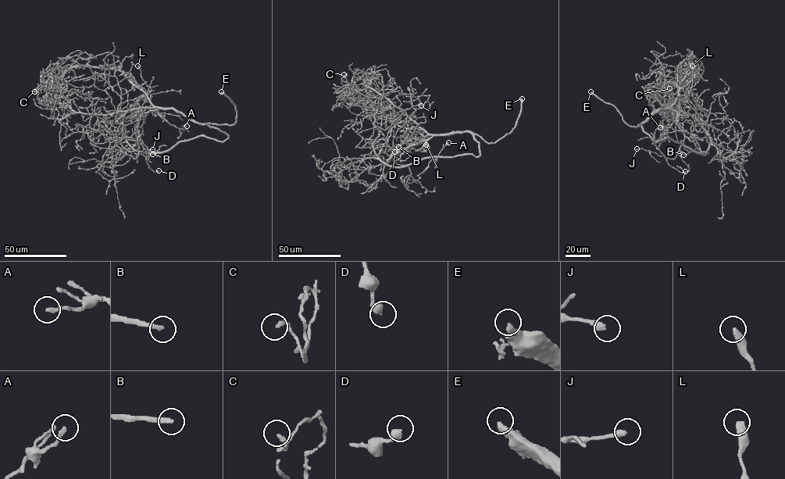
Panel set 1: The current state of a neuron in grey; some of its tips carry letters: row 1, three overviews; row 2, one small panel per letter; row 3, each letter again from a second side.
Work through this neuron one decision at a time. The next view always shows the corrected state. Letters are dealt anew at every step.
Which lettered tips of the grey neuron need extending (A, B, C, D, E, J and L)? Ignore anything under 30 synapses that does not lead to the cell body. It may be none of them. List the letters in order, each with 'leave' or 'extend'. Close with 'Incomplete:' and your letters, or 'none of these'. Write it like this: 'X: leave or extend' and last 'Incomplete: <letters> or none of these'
A: leave
B: extend
C: leave
D: leave
E: extend
J: leave
L: leave
Incomplete: B, E

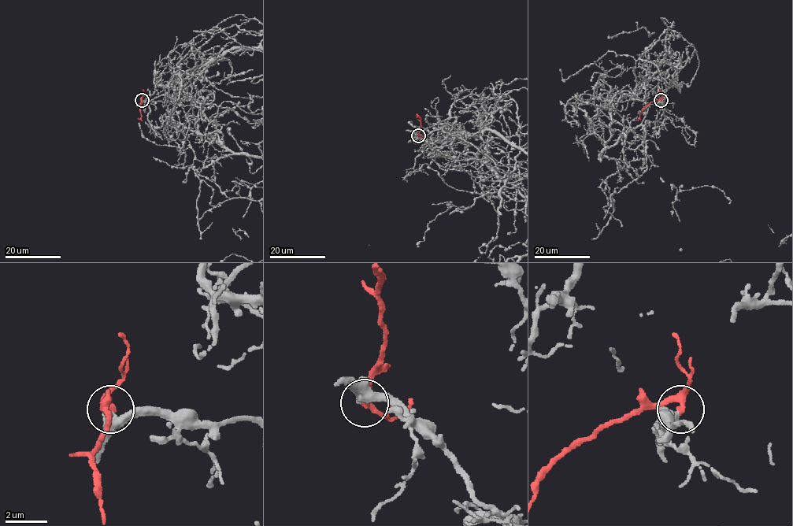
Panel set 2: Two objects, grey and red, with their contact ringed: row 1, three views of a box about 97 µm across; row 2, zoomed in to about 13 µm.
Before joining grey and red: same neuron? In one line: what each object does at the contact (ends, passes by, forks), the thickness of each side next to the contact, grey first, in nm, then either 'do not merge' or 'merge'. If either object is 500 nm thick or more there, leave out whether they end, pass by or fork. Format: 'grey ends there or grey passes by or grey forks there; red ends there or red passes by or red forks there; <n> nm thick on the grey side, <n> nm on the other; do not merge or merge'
grey passes by; red passes by; 320 nm thick on the grey side, 240 nm on the other; merge

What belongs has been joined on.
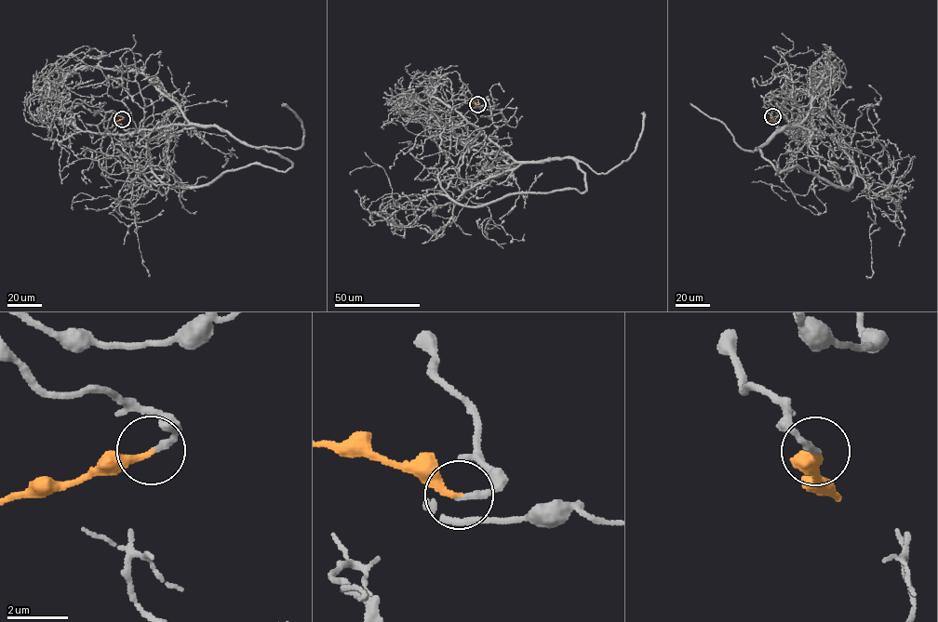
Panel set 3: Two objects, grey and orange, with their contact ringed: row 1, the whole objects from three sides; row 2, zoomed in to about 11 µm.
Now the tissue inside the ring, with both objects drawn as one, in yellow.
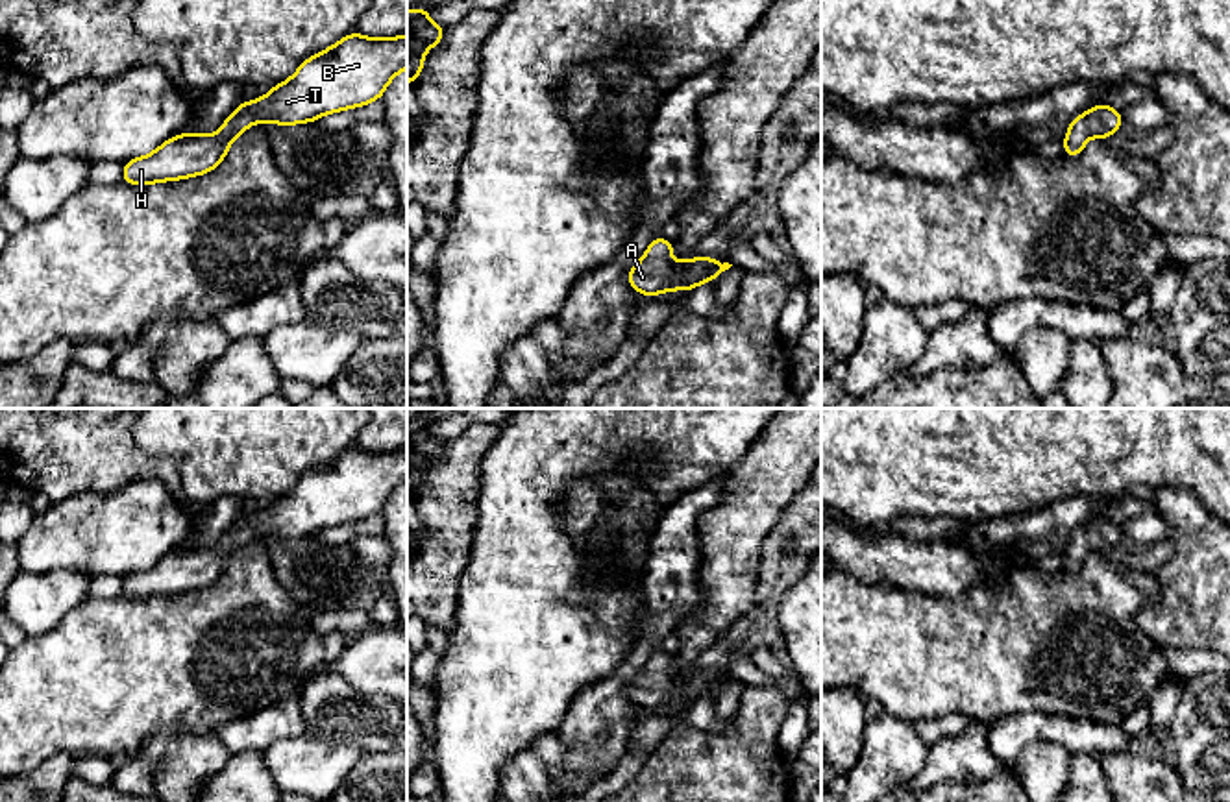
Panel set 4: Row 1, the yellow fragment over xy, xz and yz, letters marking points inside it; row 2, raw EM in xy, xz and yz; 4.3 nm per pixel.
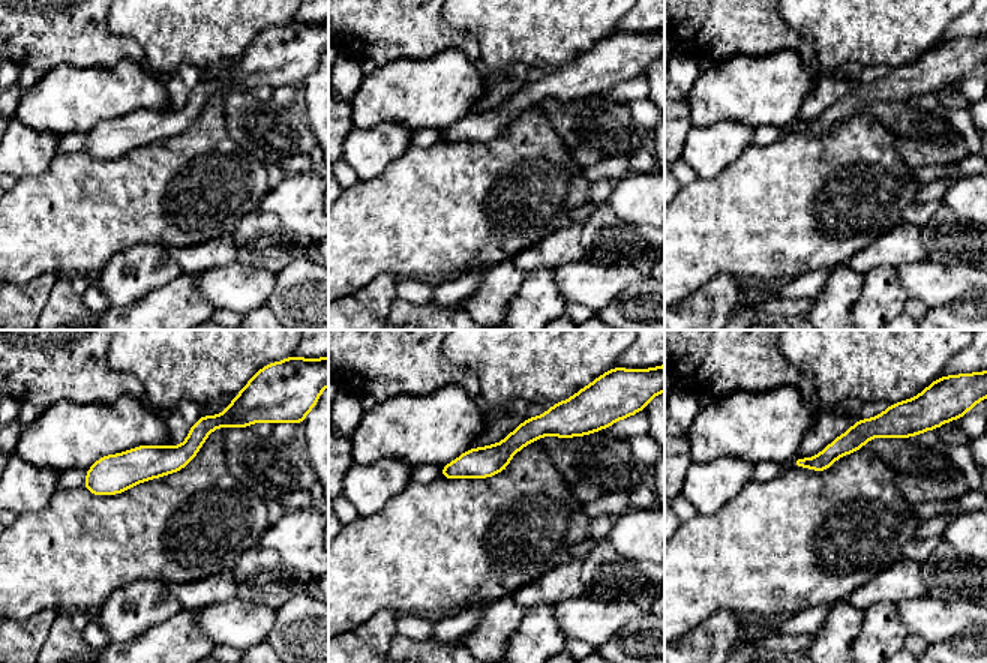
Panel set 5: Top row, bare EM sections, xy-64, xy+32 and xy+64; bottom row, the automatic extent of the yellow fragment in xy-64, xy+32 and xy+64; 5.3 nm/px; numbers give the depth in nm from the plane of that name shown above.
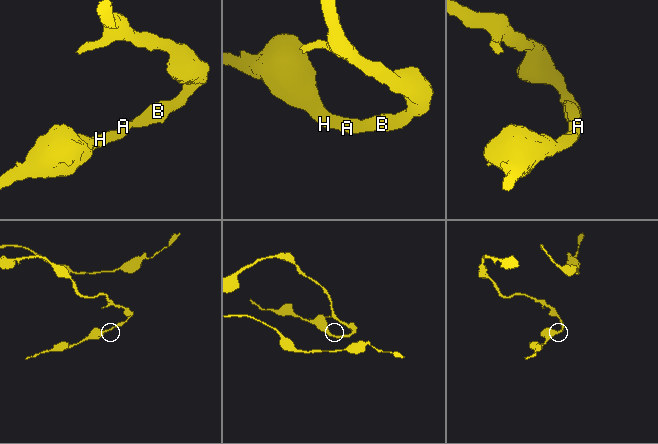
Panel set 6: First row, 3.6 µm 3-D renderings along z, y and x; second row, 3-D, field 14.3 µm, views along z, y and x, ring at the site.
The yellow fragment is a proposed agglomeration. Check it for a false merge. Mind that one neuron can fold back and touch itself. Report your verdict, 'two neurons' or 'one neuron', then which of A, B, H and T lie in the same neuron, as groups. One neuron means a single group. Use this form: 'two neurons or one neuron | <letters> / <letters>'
one neuron | A B H T

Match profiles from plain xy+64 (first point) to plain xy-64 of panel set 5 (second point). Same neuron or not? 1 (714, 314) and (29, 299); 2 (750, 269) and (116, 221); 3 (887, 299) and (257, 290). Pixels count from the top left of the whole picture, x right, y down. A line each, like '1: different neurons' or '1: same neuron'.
1: same neuron
2: same neuron
3: different neurons

